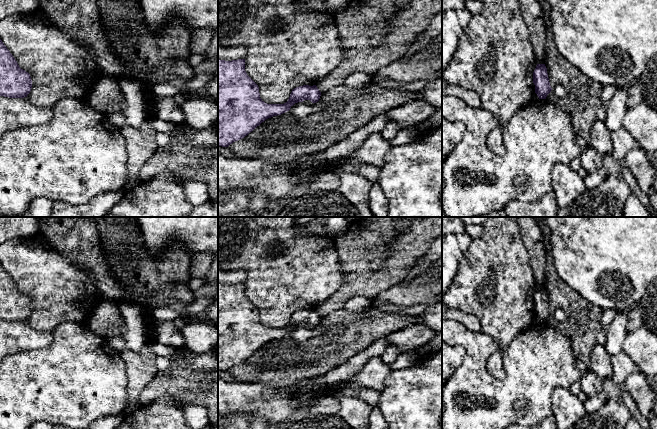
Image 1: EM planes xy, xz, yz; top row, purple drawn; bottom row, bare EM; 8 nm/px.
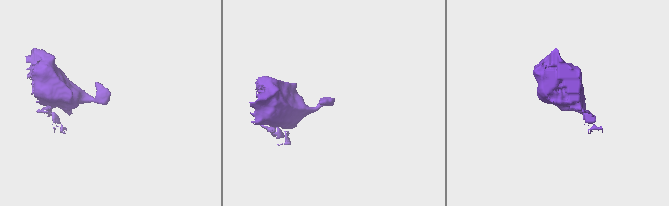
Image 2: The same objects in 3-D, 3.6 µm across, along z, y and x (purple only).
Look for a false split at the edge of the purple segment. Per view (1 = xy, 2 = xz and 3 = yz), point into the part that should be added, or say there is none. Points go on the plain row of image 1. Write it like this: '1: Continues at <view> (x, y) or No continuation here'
1: No continuation here
2: No continuation here
3: No continuation here

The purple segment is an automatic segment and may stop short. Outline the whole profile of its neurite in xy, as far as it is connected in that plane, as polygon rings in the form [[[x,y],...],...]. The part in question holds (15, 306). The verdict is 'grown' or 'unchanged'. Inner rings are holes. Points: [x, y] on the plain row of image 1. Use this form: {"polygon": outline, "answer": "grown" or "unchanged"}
{"polygon": [[[0,263],[0,320],[24,322],[30,317],[31,312],[30,298],[19,291]]], "answer": "unchanged"}

